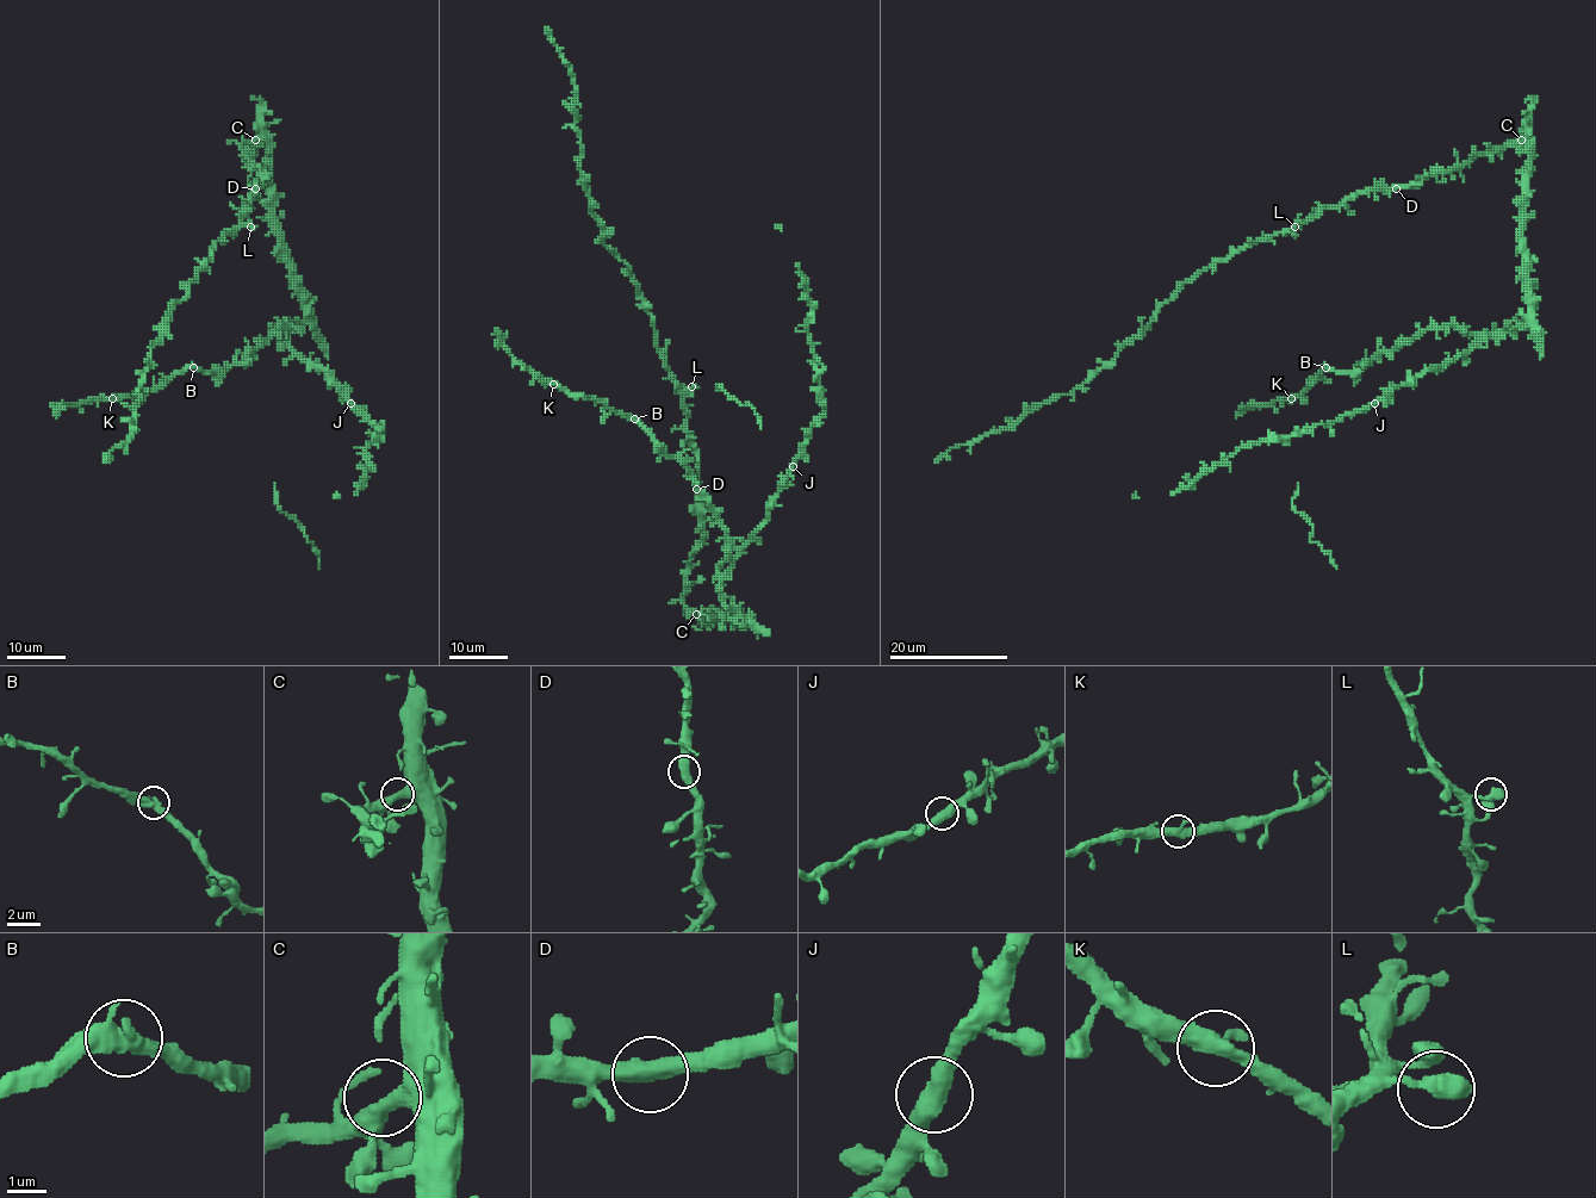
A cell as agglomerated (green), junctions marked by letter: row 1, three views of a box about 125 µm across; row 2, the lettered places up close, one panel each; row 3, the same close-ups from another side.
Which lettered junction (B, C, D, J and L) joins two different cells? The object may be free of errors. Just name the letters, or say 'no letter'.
no letter

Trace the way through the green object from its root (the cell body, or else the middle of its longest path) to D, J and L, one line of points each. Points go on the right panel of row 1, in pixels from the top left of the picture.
D: (1525, 141), (1476, 153), (1446, 172), (1424, 175), (1396, 188)
J: (1525, 141), (1527, 198), (1523, 261), (1529, 318), (1510, 331), (1486, 335), (1469, 351), (1393, 386), (1374, 403)
L: (1525, 141), (1476, 153), (1446, 172), (1424, 175), (1399, 187), (1359, 190), (1337, 205), (1321, 206), (1295, 227)

